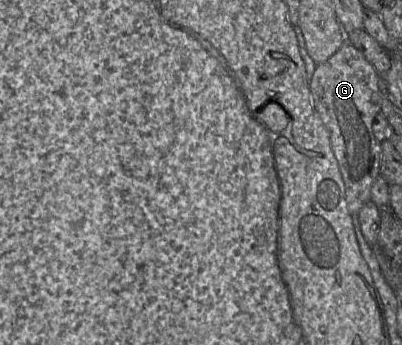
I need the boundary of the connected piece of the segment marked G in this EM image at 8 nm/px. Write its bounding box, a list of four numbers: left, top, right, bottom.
[309,40,384,215]

